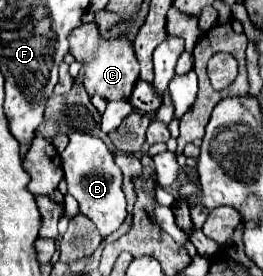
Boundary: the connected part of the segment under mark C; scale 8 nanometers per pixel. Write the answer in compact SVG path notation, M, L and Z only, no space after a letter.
M85 23L71 31L69 45L71 45L71 55L79 63L85 65L85 81L83 83L85 83L87 93L97 93L107 101L131 97L131 91L139 79L139 63L135 57L133 43L129 39L125 39L125 37L105 39L99 33L97 23Z

